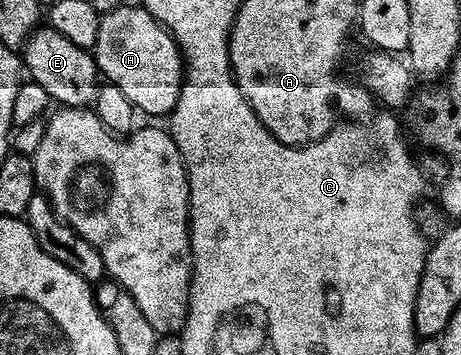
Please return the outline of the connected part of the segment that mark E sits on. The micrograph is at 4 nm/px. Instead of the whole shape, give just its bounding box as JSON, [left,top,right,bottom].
[21,25,101,108]

